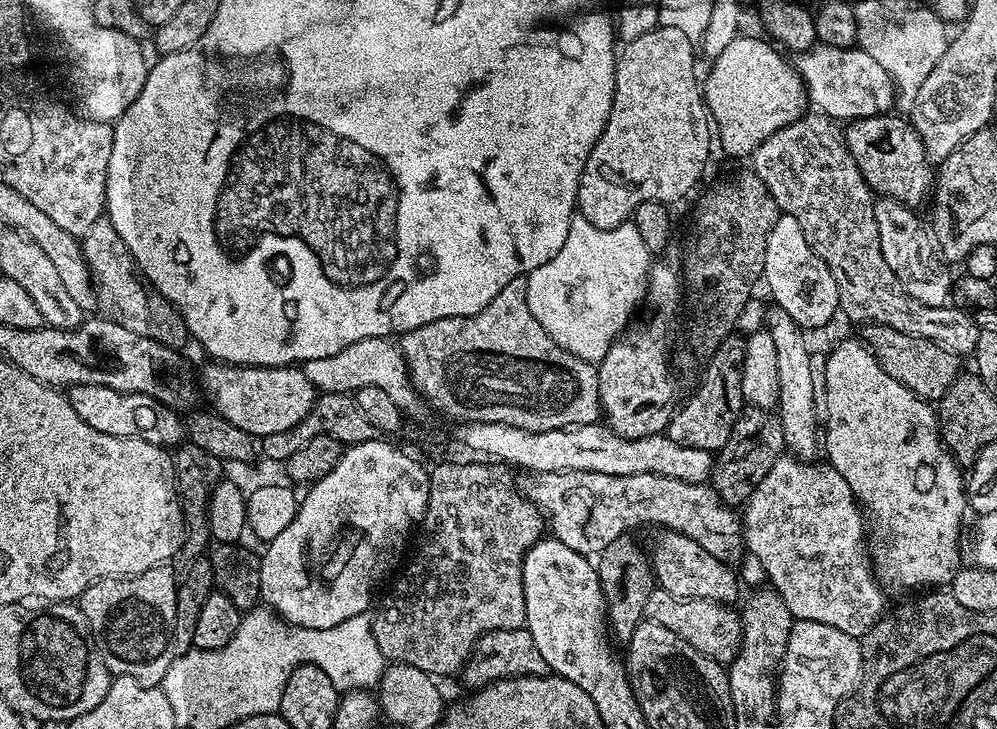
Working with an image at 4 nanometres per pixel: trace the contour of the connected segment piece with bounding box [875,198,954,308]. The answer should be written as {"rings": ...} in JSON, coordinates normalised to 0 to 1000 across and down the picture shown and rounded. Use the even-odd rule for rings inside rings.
{"rings":[[[883,272],[878,276],[881,321],[885,337],[885,354],[889,354],[889,365],[897,370],[901,387],[921,414],[934,422],[945,422],[952,416],[957,379],[939,353],[939,335],[927,307],[918,296],[916,287],[903,278],[898,272]]]}

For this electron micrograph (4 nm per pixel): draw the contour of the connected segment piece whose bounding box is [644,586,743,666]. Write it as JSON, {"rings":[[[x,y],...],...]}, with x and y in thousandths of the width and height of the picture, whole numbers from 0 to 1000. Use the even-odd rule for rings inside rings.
{"rings":[[[658,804],[648,826],[646,844],[651,852],[674,864],[692,886],[696,886],[701,897],[718,905],[722,912],[732,912],[743,889],[745,864],[743,846],[737,833],[715,823],[686,823],[683,818],[677,818],[667,807]]]}

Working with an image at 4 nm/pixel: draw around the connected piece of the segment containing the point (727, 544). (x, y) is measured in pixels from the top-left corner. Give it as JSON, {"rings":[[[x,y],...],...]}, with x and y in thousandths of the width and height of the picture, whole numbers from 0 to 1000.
{"rings":[[[588,645],[535,647],[525,656],[523,674],[546,704],[553,734],[585,763],[599,764],[620,735],[629,734],[634,724],[652,715],[660,715],[661,723],[685,733],[721,768],[736,771],[742,757],[745,759],[745,715],[741,704],[726,691],[721,676],[709,663],[691,663],[656,649],[618,653]]]}

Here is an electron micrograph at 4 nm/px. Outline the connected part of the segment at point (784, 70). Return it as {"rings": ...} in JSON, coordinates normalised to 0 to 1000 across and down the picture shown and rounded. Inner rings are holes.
{"rings":[[[747,47],[740,48],[724,70],[724,74],[715,81],[714,93],[704,112],[707,147],[715,169],[720,170],[722,198],[725,206],[736,217],[753,215],[759,200],[768,189],[786,177],[792,167],[801,165],[810,148],[809,122],[806,119],[801,97],[787,85],[775,59],[766,55]]]}

